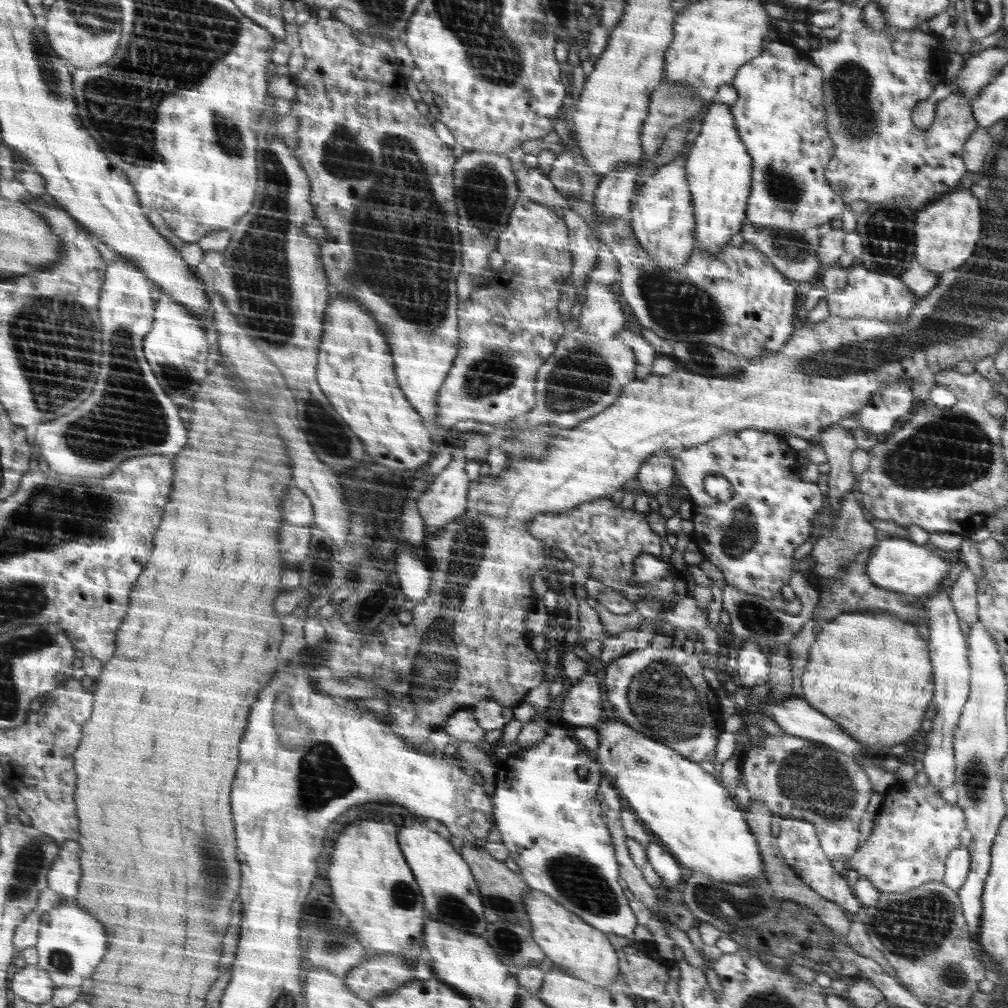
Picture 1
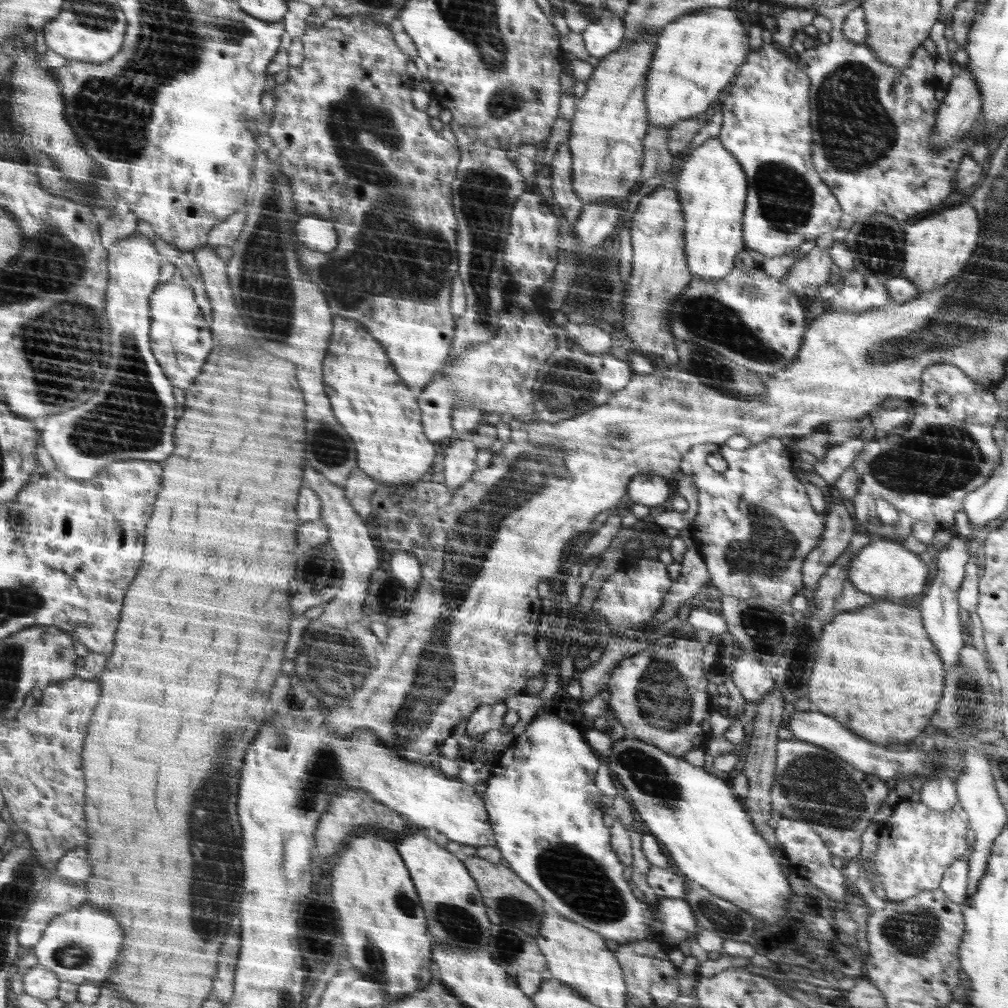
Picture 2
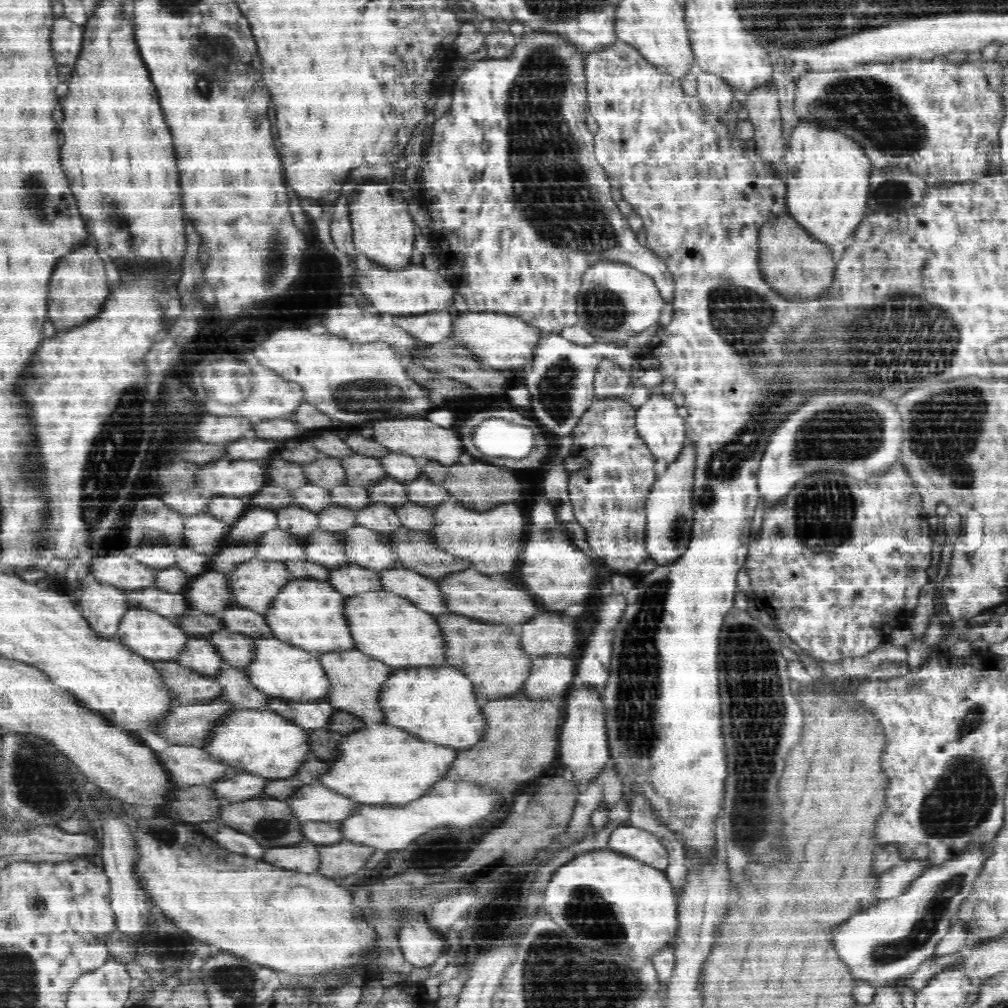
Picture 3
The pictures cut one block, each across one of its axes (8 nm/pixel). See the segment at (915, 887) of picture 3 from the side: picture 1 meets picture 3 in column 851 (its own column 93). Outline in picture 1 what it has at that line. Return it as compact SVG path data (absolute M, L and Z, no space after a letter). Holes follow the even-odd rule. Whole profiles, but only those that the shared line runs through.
M64 902L52 911L44 913L39 943L39 965L53 975L58 987L82 986L80 980L90 978L108 952L108 934L104 924L76 906L76 902Z

